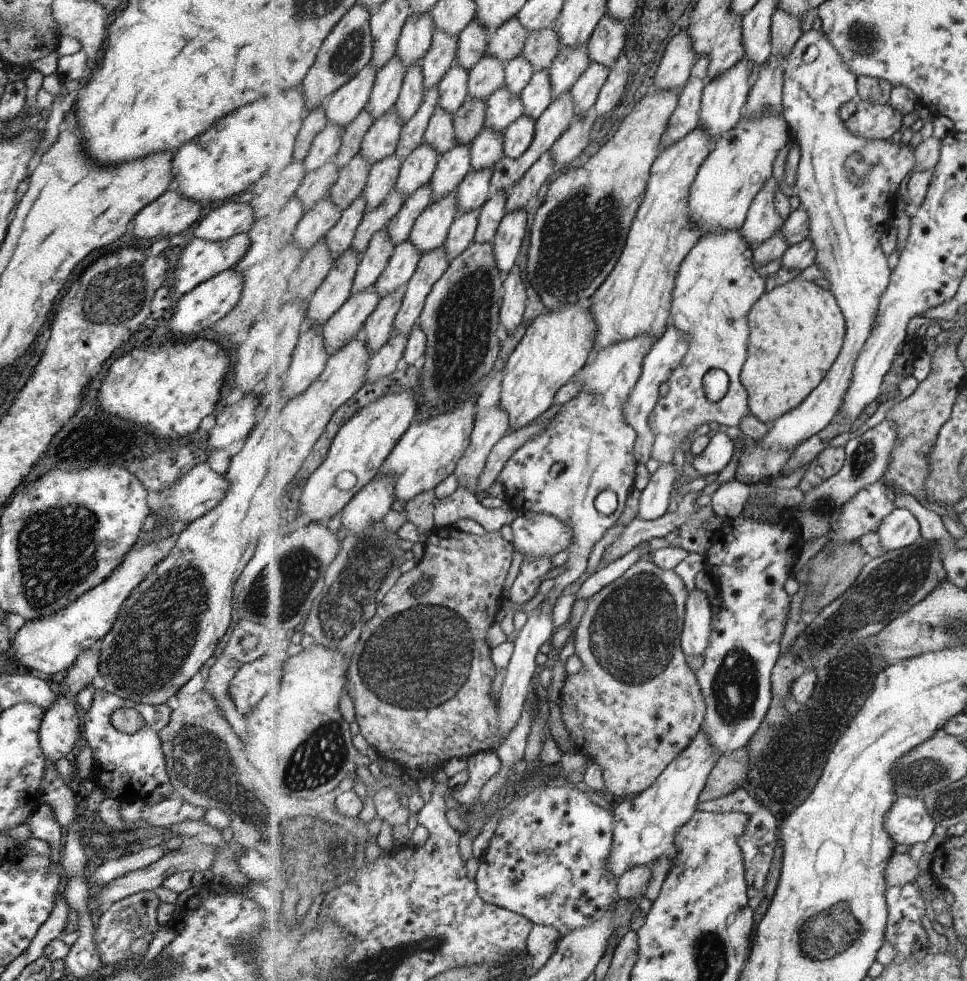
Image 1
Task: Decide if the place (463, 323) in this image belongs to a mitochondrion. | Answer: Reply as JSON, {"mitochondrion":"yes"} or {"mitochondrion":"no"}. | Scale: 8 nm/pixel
{"mitochondrion":"yes"}

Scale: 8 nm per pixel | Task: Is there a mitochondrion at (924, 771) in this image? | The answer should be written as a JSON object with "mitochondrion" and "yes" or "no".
{"mitochondrion":"yes"}

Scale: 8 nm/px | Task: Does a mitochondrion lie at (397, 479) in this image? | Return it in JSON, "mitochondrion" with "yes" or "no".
{"mitochondrion":"no"}

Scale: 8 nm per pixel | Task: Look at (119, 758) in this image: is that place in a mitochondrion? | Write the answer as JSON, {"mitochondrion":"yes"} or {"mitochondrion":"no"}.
{"mitochondrion":"no"}

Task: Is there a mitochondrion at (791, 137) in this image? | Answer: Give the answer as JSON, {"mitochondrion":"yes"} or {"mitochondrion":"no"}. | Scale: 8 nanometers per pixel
{"mitochondrion":"no"}

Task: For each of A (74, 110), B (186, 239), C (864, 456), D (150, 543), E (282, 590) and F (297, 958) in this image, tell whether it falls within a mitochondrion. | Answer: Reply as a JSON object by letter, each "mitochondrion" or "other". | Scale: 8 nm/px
{"A":"other","B":"other","C":"mitochondrion","D":"other","E":"mitochondrion","F":"other"}

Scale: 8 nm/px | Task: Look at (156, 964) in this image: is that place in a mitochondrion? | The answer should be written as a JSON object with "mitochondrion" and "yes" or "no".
{"mitochondrion":"no"}

